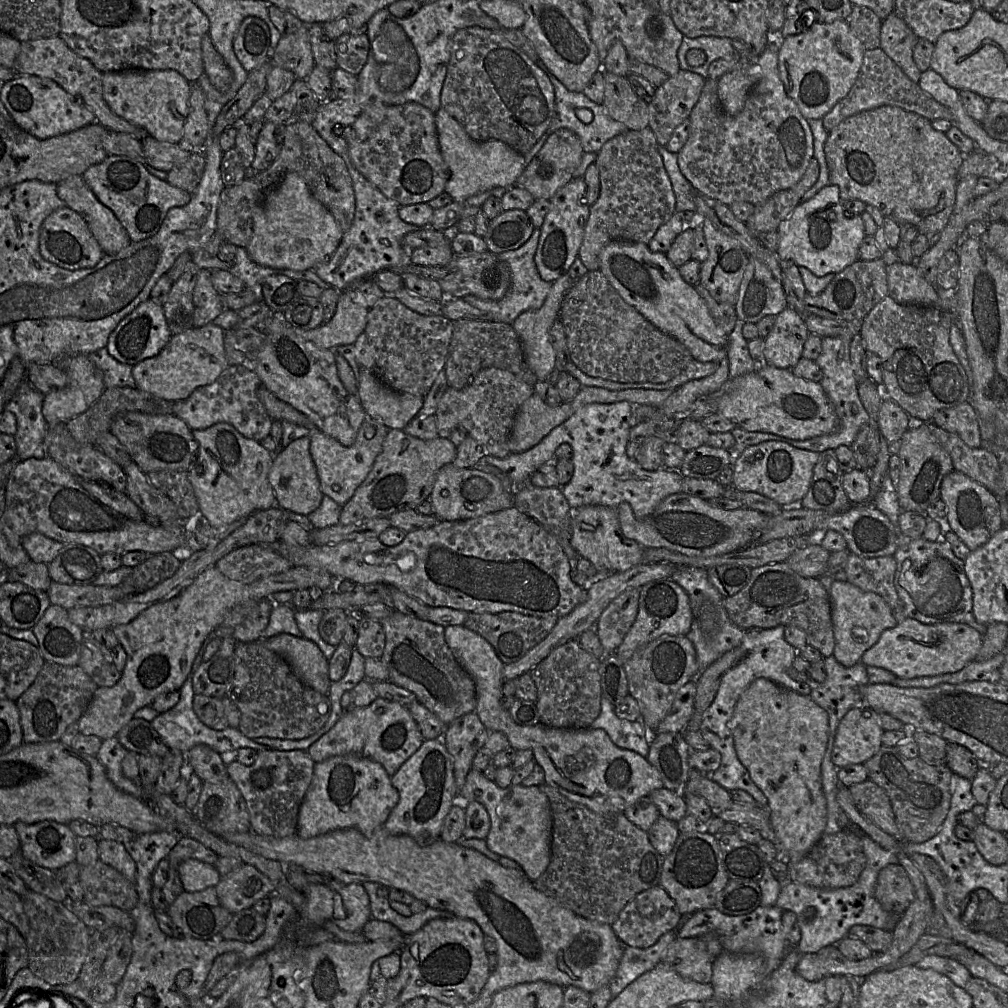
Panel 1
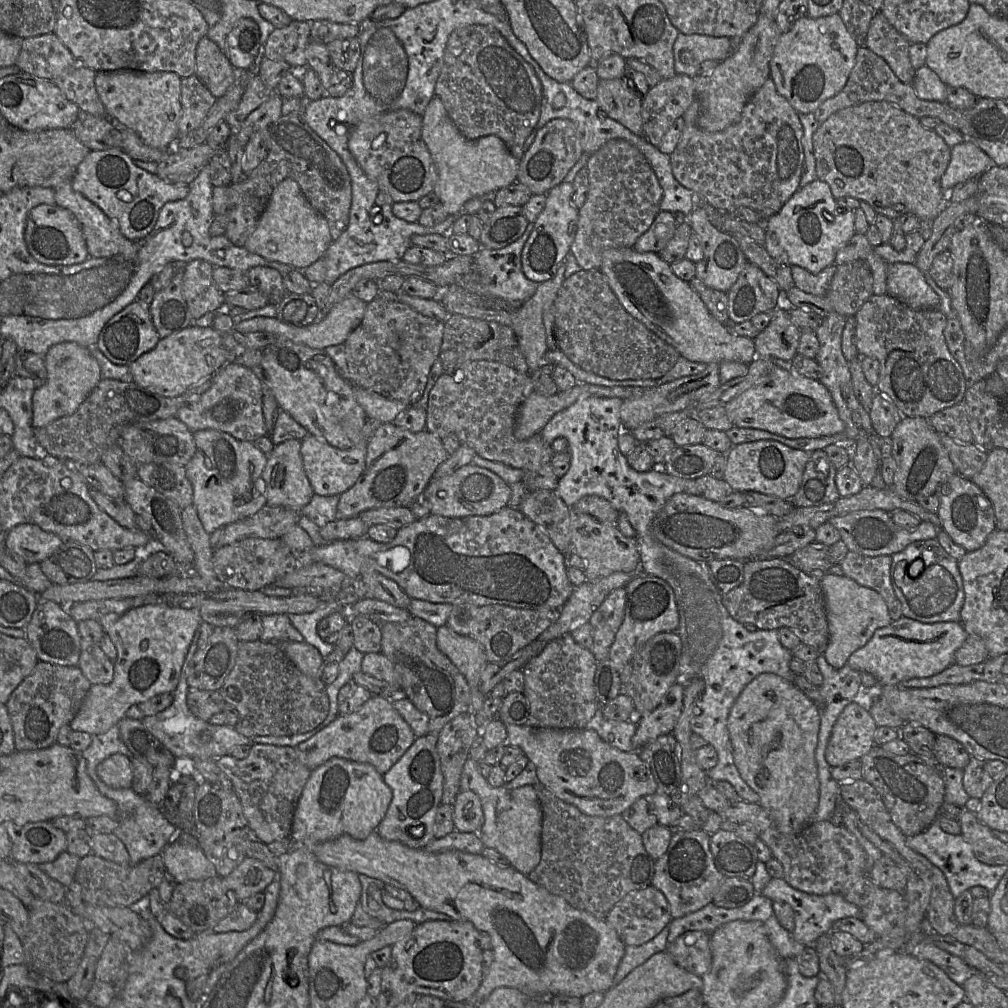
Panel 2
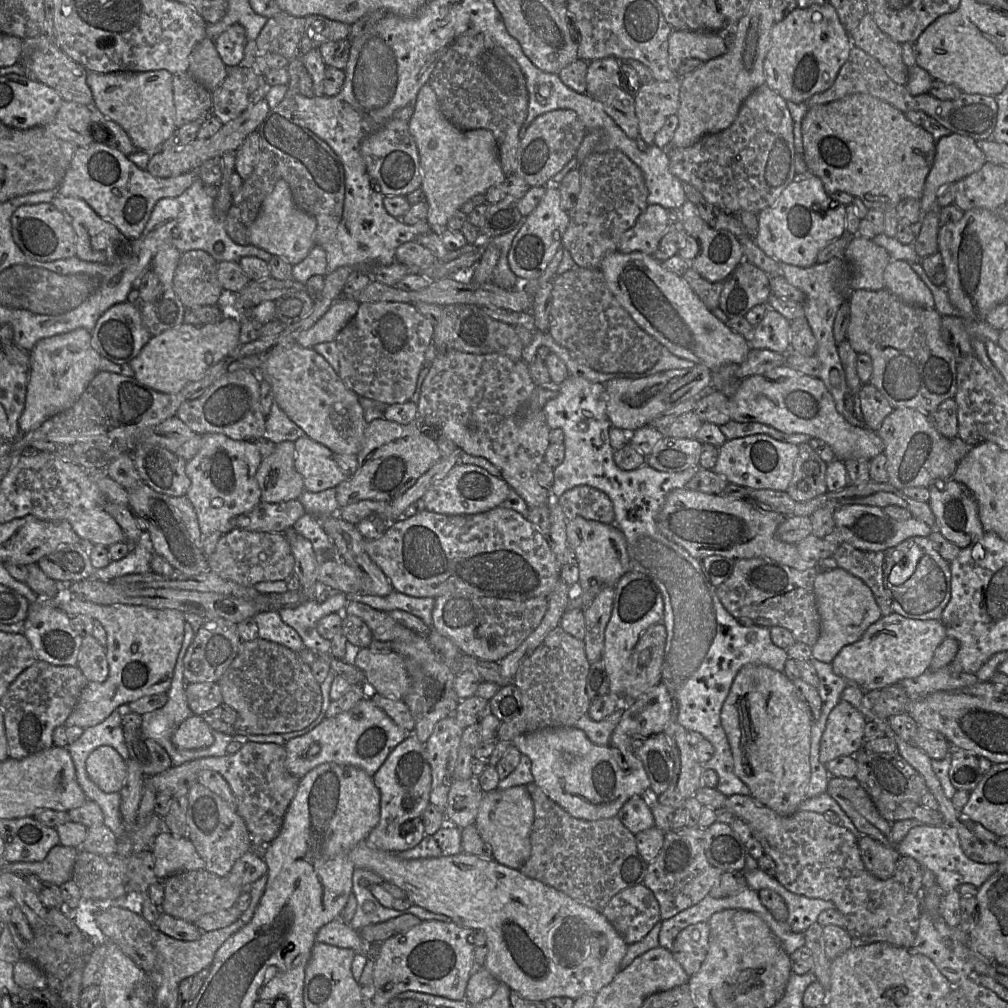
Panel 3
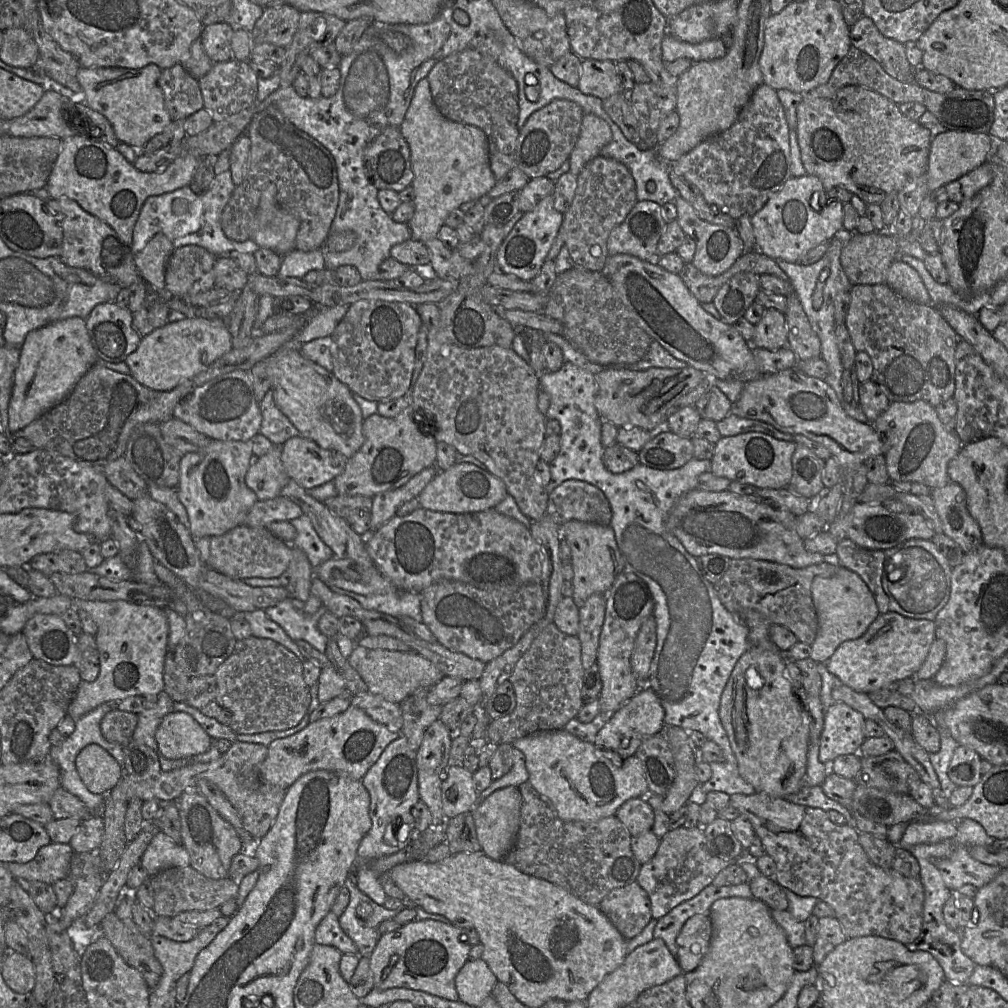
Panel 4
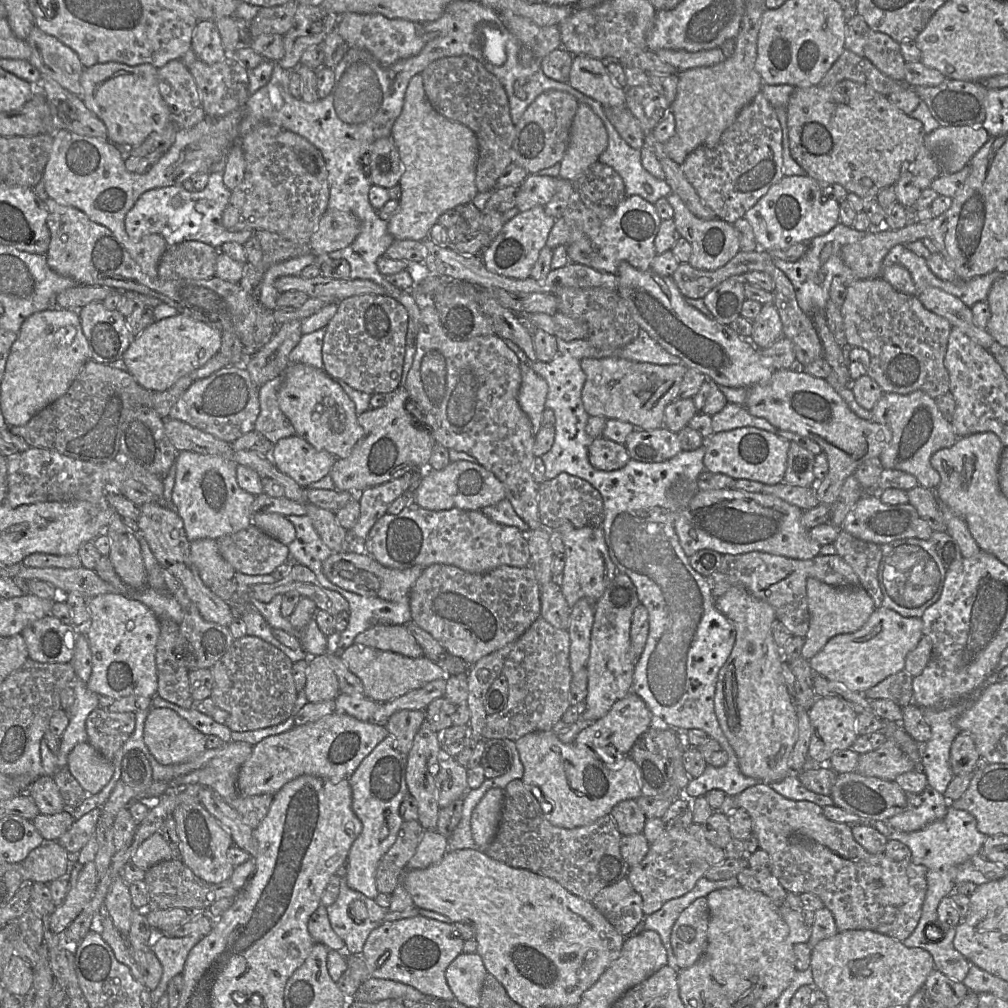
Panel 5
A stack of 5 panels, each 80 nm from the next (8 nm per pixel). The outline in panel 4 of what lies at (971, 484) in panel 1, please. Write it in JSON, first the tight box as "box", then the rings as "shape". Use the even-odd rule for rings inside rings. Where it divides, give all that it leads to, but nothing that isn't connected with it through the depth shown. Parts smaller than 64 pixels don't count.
{"box":[930,481,983,553],"shape":[[[949,481],[943,487],[931,489],[930,494],[943,533],[954,540],[964,553],[983,543],[980,526],[969,513],[966,493],[959,484]]]}

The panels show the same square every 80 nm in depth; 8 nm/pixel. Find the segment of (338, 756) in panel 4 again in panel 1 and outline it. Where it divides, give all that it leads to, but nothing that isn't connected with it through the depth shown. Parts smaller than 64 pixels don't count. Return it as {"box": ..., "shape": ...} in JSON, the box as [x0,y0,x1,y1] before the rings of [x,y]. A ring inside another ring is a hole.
{"box":[307,697,424,776],"shape":[[[377,697],[370,705],[343,715],[328,732],[309,746],[307,753],[315,763],[342,755],[369,758],[383,765],[392,776],[419,749],[424,740],[406,706]]]}

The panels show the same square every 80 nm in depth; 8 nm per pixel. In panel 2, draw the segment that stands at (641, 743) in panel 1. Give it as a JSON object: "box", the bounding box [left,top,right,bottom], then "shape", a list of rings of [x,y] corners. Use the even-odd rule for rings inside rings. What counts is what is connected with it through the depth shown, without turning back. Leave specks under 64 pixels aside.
{"box":[585,709,642,752],"shape":[[[598,709],[585,729],[596,731],[603,741],[623,752],[638,752],[639,749],[633,745],[632,738],[641,717],[642,715],[635,714],[627,721],[613,721],[604,718]]]}

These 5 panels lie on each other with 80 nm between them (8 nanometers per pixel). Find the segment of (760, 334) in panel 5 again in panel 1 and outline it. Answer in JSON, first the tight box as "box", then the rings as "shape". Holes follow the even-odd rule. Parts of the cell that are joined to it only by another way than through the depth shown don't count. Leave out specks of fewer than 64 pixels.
{"box":[763,307,809,369],"shape":[[[787,307],[775,316],[773,328],[764,339],[763,361],[769,366],[792,369],[802,358],[809,334],[802,314]]]}

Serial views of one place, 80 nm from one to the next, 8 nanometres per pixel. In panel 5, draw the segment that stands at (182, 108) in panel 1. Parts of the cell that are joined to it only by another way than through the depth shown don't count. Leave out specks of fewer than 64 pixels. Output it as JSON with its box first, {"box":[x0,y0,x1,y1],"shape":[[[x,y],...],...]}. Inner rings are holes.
{"box":[80,62,171,148],"shape":[[[106,62],[83,69],[80,97],[105,124],[108,141],[120,148],[138,146],[151,133],[163,131],[171,123],[171,113],[159,93],[157,73],[158,69],[149,63],[128,66]]]}

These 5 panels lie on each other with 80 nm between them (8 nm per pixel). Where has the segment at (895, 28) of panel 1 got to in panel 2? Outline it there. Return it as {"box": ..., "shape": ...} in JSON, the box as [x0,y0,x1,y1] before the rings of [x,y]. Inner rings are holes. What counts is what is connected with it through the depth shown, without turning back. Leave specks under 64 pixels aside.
{"box":[864,13,916,84],"shape":[[[875,13],[864,46],[883,58],[904,84],[912,84],[915,77],[916,69],[911,65],[909,58],[910,44],[884,15]]]}

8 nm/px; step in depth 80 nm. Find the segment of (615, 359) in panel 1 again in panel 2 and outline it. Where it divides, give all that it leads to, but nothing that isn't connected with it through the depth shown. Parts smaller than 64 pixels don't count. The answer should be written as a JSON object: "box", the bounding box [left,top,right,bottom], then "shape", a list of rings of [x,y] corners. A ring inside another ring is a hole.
{"box":[553,270,681,380],"shape":[[[580,270],[567,277],[553,304],[558,348],[577,366],[613,380],[656,379],[681,357],[670,344],[631,316],[600,270]]]}

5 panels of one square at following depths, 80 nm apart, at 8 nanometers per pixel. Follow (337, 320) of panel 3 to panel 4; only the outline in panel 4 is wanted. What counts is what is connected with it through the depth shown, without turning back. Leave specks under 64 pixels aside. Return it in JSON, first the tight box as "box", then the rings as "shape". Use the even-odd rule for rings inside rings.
{"box":[297,305,349,344],"shape":[[[336,305],[317,308],[316,313],[307,321],[297,339],[301,344],[311,340],[329,337],[337,324],[345,316],[349,305]]]}

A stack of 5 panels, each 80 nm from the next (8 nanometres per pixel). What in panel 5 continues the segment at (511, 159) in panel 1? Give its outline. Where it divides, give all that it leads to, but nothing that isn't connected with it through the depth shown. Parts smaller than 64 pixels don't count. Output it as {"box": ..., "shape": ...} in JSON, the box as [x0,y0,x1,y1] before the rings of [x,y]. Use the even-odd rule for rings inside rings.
{"box":[387,74,478,241],"shape":[[[421,74],[411,78],[401,114],[391,135],[404,165],[400,178],[399,206],[387,221],[395,240],[424,241],[440,215],[459,204],[468,204],[478,194],[475,184],[478,142],[467,126],[439,114],[426,97]]]}

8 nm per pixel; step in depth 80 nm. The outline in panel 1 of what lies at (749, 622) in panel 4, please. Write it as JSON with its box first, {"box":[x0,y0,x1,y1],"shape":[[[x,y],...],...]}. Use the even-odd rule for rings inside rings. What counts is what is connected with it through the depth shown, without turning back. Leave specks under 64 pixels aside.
{"box":[730,678,829,862],"shape":[[[758,678],[738,699],[730,730],[736,754],[751,779],[768,800],[771,838],[780,858],[798,862],[826,830],[827,807],[822,789],[821,764],[829,736],[827,712],[809,696]]]}

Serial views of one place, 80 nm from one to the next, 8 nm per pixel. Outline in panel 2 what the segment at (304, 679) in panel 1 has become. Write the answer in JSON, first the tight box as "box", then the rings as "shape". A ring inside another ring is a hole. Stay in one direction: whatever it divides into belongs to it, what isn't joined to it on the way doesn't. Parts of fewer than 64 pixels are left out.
{"box":[277,640,323,679],"shape":[[[284,640],[277,645],[302,673],[320,679],[323,656],[317,648],[306,641]]]}

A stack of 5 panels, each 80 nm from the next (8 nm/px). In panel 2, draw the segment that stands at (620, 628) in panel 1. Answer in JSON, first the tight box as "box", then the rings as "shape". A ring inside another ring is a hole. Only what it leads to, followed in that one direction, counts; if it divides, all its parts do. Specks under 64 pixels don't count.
{"box":[589,588,626,661],"shape":[[[619,588],[611,592],[592,614],[589,624],[593,629],[591,652],[597,661],[608,658],[609,650],[615,640],[625,615],[626,591]]]}

